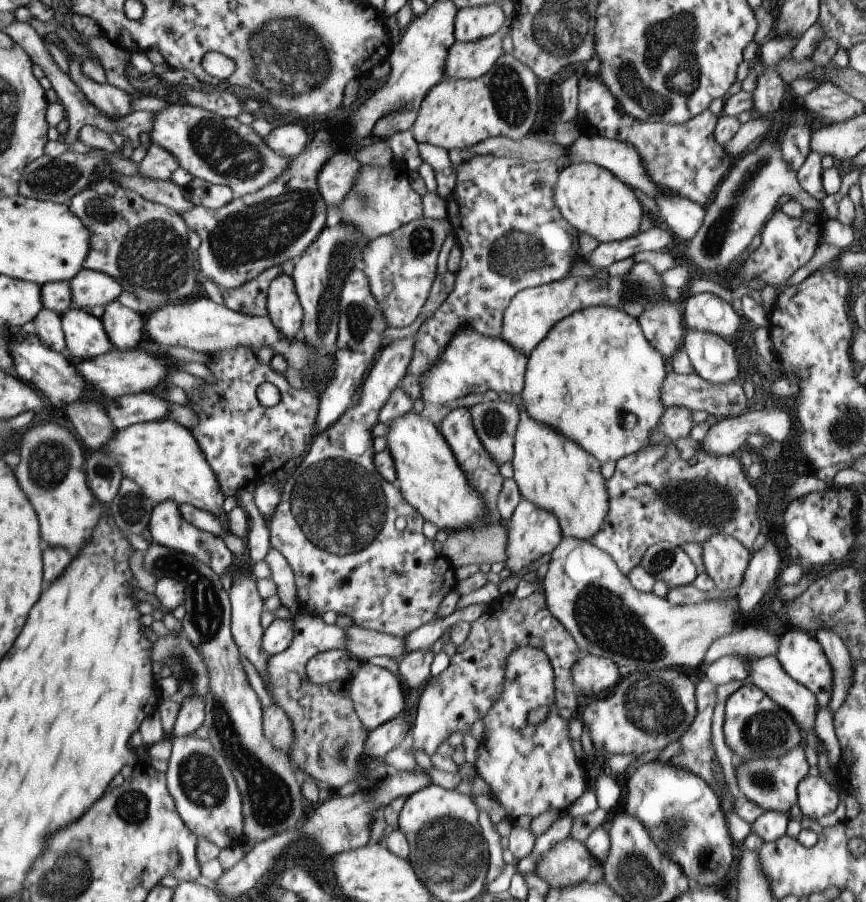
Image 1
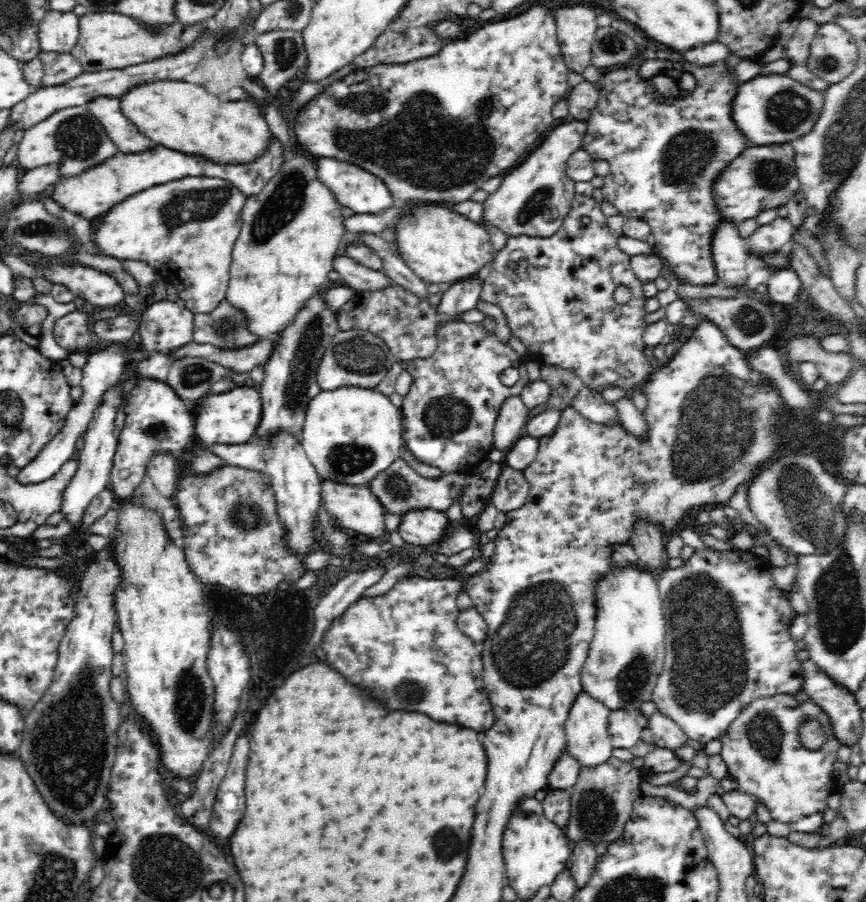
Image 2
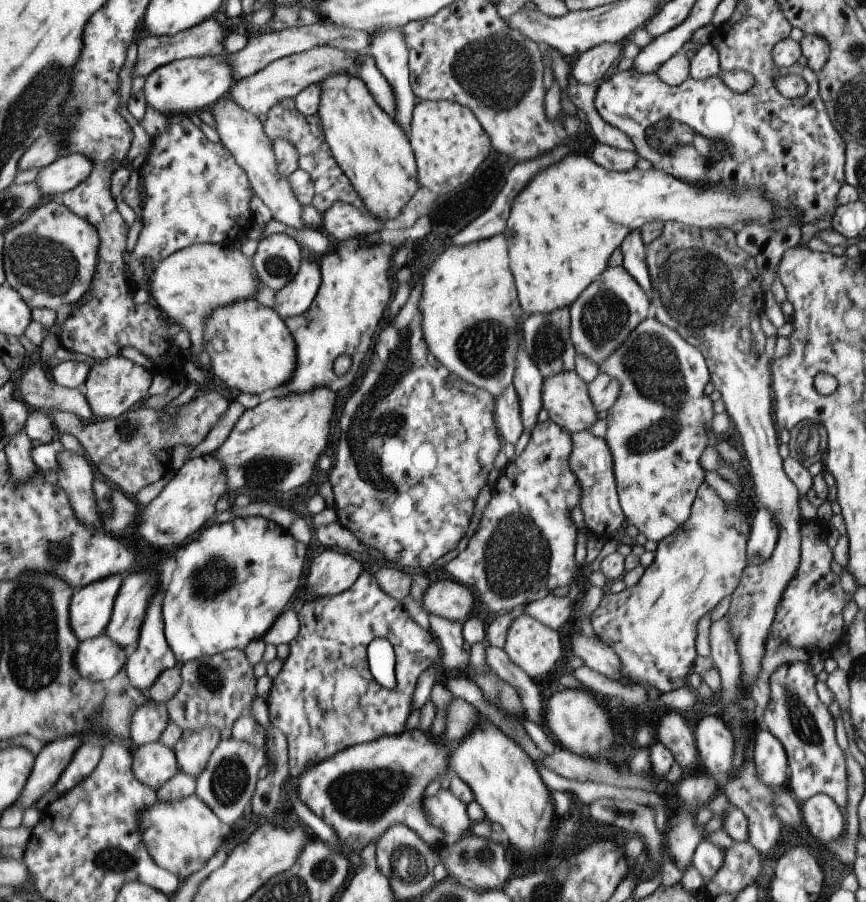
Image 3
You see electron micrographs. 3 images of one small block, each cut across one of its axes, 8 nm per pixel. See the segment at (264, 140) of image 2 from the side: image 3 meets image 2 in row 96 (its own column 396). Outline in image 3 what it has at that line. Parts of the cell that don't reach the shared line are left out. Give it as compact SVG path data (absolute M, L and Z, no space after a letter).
M338 70L336 74L330 74L326 80L322 78L318 86L320 86L320 106L317 114L337 166L349 179L353 190L362 198L364 209L372 216L382 218L382 221L398 216L419 188L416 158L410 146L409 135L396 124L394 117L390 117L378 106L366 84L358 76L346 74L346 70Z

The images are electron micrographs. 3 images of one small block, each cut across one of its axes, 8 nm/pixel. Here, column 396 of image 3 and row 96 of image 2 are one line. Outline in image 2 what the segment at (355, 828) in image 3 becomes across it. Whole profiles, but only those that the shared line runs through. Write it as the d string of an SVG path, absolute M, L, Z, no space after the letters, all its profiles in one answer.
M759 74L738 87L732 114L734 123L751 146L782 145L797 140L812 130L820 118L824 102L824 91L806 87L786 74Z

